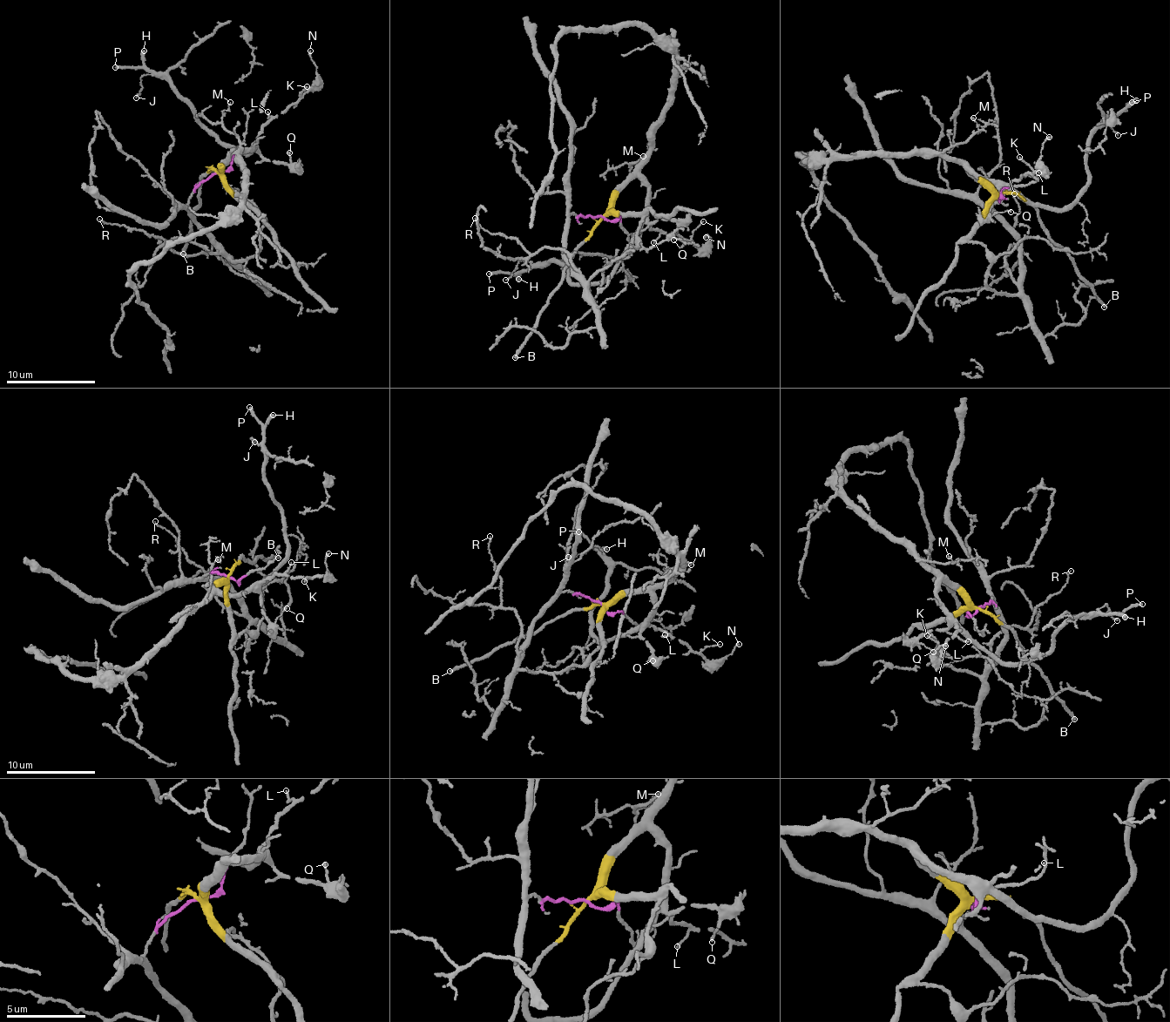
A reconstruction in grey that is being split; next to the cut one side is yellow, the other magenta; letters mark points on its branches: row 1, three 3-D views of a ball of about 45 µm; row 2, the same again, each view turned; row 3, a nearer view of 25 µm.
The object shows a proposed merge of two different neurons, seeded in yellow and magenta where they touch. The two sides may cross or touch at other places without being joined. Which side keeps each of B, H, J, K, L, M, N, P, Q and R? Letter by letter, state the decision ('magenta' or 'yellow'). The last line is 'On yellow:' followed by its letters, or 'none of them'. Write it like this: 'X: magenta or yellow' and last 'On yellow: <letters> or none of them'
B: yellow
H: yellow
J: yellow
K: yellow
L: yellow
M: yellow
N: yellow
P: yellow
Q: yellow
R: magenta
On yellow: B, H, J, K, L, M, N, P, Q

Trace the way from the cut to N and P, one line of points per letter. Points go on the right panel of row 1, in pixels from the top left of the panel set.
N: (1001, 193), (972, 176), (968, 168), (975, 175), (1010, 185), (1039, 166), (1041, 150), (1050, 137)
P: (1001, 193), (972, 176), (968, 168), (1035, 203), (1054, 207), (1071, 204), (1085, 186), (1091, 134), (1132, 103)

